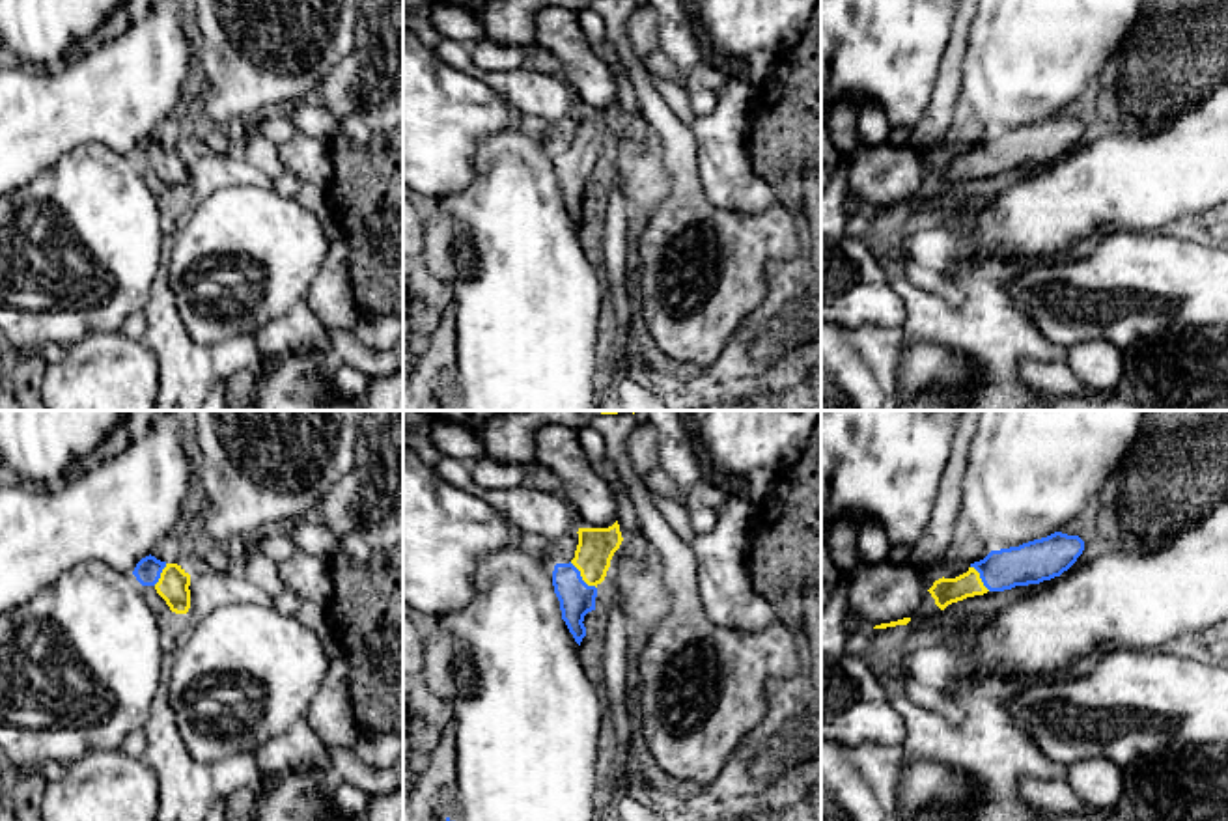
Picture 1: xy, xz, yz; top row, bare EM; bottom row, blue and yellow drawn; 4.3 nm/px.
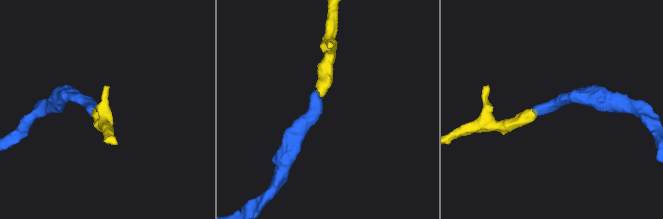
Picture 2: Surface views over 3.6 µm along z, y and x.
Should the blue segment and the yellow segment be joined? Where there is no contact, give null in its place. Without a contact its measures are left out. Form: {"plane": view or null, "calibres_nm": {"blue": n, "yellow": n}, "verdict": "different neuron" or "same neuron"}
{"plane": "xz", "calibres_nm": {"blue": 150, "yellow": 160}, "verdict": "same neuron"}

